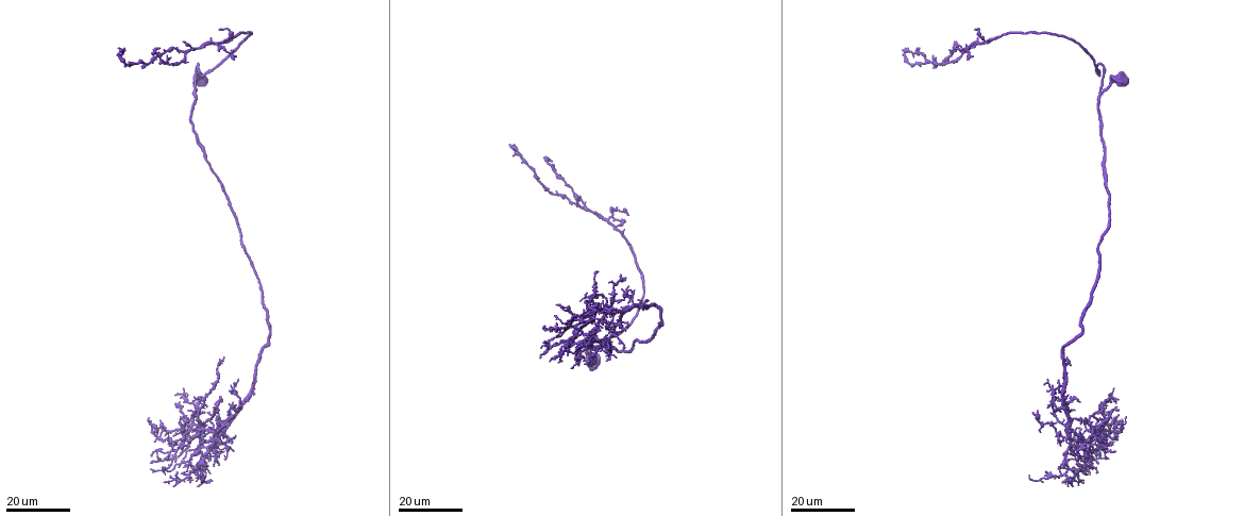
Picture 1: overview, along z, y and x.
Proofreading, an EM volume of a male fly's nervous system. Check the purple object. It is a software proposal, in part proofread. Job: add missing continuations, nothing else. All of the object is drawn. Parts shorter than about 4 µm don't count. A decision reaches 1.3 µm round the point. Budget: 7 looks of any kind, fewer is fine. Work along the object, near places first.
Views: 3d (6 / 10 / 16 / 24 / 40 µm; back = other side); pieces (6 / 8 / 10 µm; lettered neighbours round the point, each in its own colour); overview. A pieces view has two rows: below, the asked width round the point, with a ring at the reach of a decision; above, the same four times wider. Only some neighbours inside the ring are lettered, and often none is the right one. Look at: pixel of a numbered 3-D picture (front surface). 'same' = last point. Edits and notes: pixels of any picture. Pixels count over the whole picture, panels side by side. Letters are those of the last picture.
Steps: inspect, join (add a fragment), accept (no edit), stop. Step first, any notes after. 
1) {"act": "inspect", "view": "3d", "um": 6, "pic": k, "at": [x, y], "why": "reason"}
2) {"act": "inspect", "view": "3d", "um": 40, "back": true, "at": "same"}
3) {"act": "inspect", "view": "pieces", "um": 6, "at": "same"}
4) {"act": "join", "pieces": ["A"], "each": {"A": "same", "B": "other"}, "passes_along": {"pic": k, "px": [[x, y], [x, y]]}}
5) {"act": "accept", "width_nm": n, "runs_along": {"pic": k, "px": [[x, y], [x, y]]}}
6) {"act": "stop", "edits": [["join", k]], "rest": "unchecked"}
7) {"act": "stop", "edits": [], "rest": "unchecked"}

{"act": "inspect", "view": "3d", "um": 24, "pic": 1, "at": [912, 55], "why": "tapers out"}

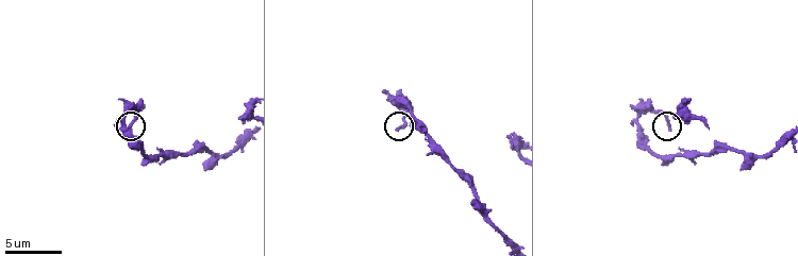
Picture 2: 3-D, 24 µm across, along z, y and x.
{"act": "inspect", "view": "pieces", "um": 10, "pic": 2, "at": [398, 130], "why": "see the neighbours"}

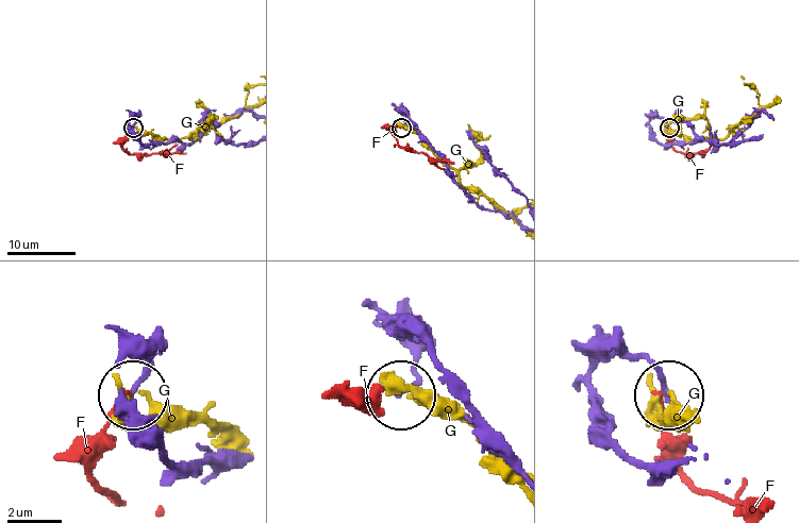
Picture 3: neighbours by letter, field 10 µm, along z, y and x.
{"act": "accept", "width_nm": 180, "each": {"F": "other", "G": "other"}, "runs_along": {"pic": 3, "px": [[666, 461], [618, 441], [591, 373], [638, 359], [664, 391]]}, "found": "no lettered fragment goes on from it"}

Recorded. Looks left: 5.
{"act": "inspect", "view": "3d", "um": 16, "pic": 1, "at": [200, 438], "why": "an open end"}

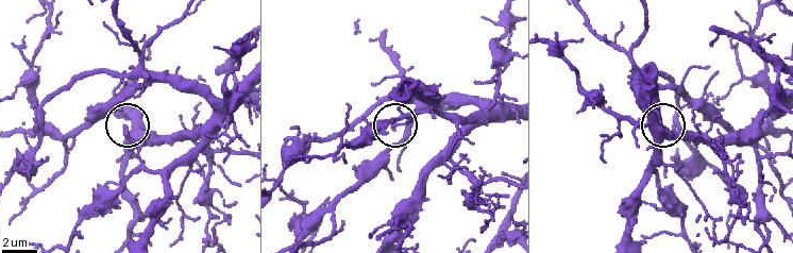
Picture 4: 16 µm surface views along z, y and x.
{"act": "inspect", "view": "pieces", "um": 6, "pic": 4, "at": [124, 129], "why": "what lies round it"}

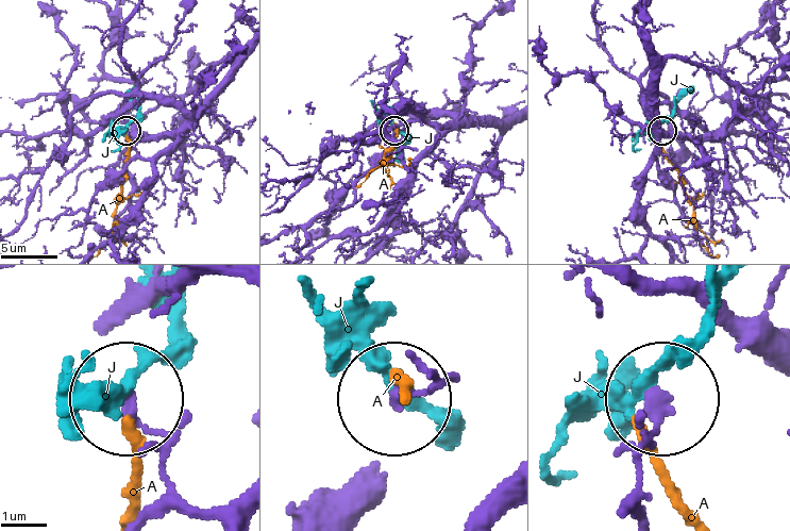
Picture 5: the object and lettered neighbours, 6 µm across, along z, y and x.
{"act": "accept", "each": {"A": "other", "J": "other"}, "runs_along": {"pic": 5, "px": [[239, 492], [216, 508], [194, 503], [129, 404]]}, "found": "none of them fits"}

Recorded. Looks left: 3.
{"act": "inspect", "view": "3d", "um": 16, "pic": 1, "at": [1031, 415], "why": "an open end"}

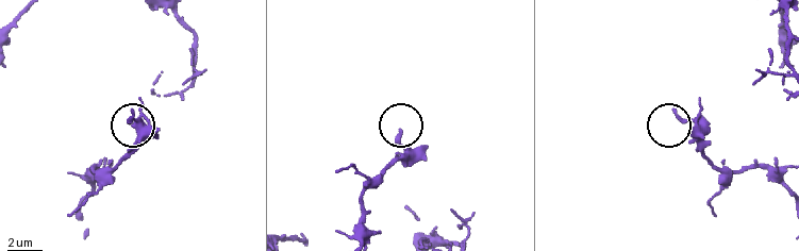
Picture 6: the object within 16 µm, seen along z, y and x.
{"act": "inspect", "view": "pieces", "um": 8, "pic": 6, "at": [675, 112]}

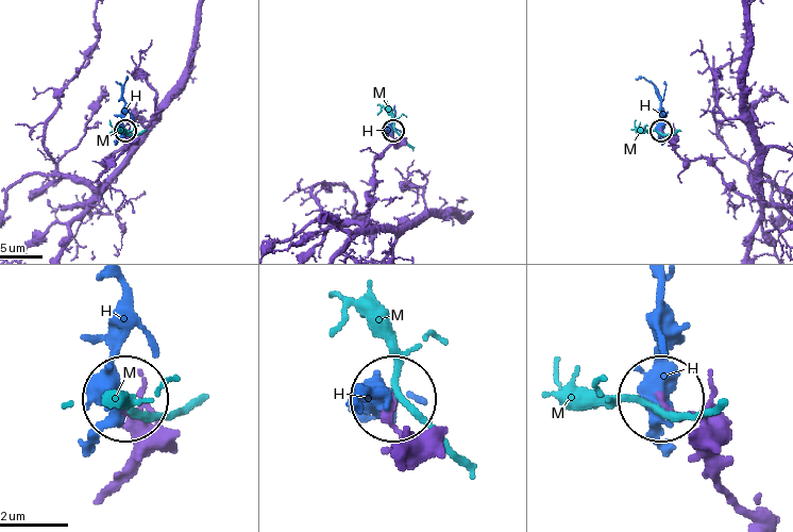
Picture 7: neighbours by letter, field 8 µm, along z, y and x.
{"act": "accept", "each": {"H": "other", "M": "other"}, "runs_along": {"pic": 7, "px": [[756, 172], [754, 194], [739, 195], [662, 132]]}, "found": "no lettered fragment goes on from it"}

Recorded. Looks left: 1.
{"act": "stop", "edits": [], "rest": "unchecked"}

